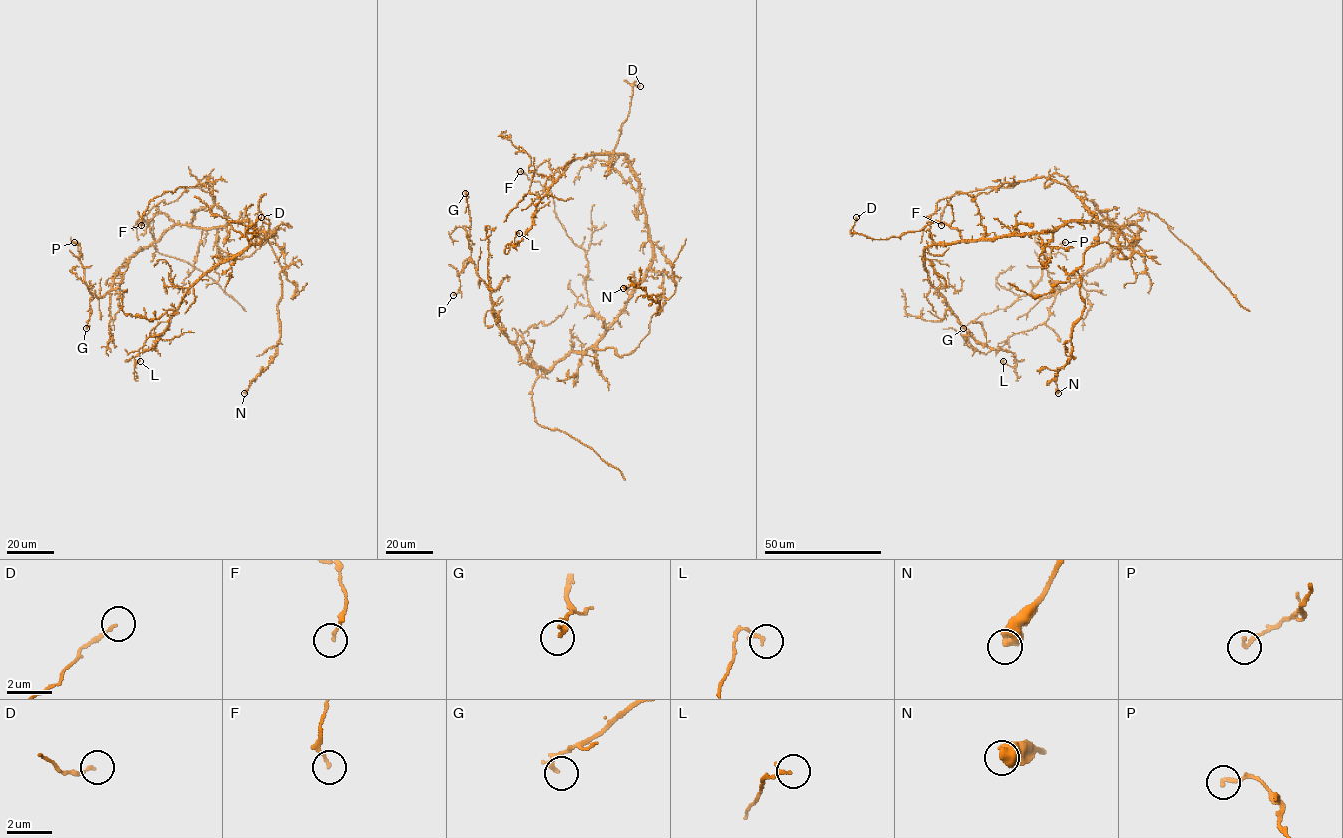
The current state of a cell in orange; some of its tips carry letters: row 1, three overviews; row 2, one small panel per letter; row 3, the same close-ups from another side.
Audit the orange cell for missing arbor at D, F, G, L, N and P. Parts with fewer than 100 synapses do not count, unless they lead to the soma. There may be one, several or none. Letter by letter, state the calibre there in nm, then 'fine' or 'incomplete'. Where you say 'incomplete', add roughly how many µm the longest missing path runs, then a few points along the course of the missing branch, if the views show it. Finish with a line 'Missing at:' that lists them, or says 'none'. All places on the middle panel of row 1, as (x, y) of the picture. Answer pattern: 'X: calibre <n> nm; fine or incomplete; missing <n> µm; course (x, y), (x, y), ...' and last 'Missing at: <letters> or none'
D: calibre 110 nm; fine
F: calibre 110 nm; fine
G: calibre 200 nm; fine
L: calibre 160 nm; fine
N: calibre 650 nm; fine
P: calibre 180 nm; fine
Missing at: none

